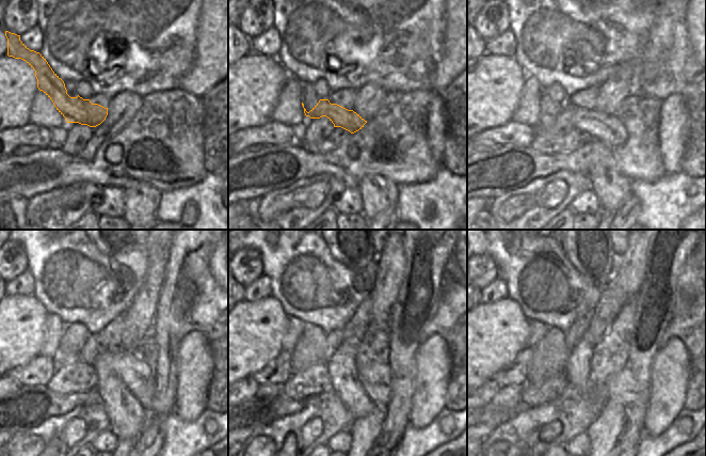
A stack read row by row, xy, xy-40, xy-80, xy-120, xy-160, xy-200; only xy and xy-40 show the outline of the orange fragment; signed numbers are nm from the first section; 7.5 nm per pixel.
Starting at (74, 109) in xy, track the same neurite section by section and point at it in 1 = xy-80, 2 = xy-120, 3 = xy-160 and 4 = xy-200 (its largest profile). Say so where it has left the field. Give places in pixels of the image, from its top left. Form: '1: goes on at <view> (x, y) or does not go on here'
1: goes on at xy-80 (607, 128)
2: goes on at xy-120 (137, 376)
3: goes on at xy-160 (375, 377)
4: goes on at xy-200 (623, 387)

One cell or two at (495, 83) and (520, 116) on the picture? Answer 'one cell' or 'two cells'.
two cells

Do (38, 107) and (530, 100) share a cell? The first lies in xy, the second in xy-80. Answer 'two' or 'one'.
one

